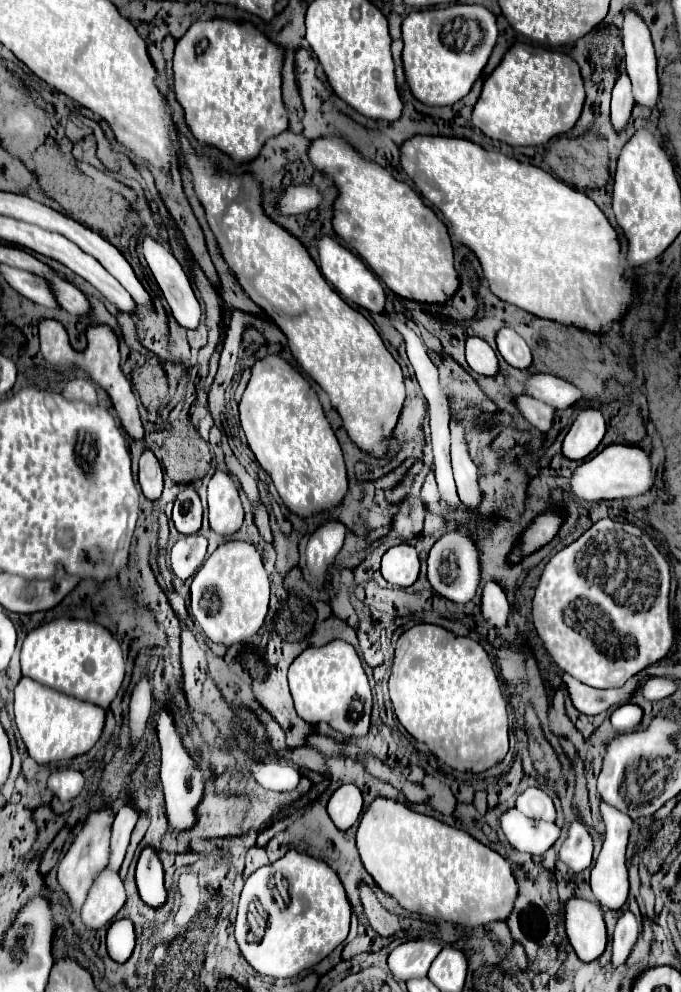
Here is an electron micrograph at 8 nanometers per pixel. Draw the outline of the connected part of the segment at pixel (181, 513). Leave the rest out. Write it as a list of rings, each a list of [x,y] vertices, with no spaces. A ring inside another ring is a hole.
[[[183,488],[173,506],[173,522],[181,534],[195,534],[201,528],[201,500],[193,488]]]

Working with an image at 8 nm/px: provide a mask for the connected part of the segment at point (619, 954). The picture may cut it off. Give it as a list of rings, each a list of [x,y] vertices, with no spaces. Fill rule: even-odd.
[[[625,912],[619,920],[617,920],[617,926],[615,926],[615,932],[613,932],[613,966],[619,966],[627,960],[635,940],[637,940],[637,934],[639,934],[639,922],[635,918],[633,912]]]

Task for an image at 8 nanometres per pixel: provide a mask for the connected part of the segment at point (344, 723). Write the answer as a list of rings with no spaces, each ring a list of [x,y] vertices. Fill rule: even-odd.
[[[333,640],[325,646],[311,646],[303,650],[289,666],[289,690],[295,702],[295,712],[309,724],[327,722],[345,736],[365,736],[369,730],[369,716],[373,706],[371,688],[363,672],[355,648],[343,640]],[[353,702],[361,702],[359,716],[351,716]]]

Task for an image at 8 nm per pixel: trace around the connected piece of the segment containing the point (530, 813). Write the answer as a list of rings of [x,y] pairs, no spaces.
[[[527,788],[523,794],[519,794],[517,810],[521,810],[527,818],[533,818],[533,820],[555,822],[557,818],[553,800],[541,788]]]

